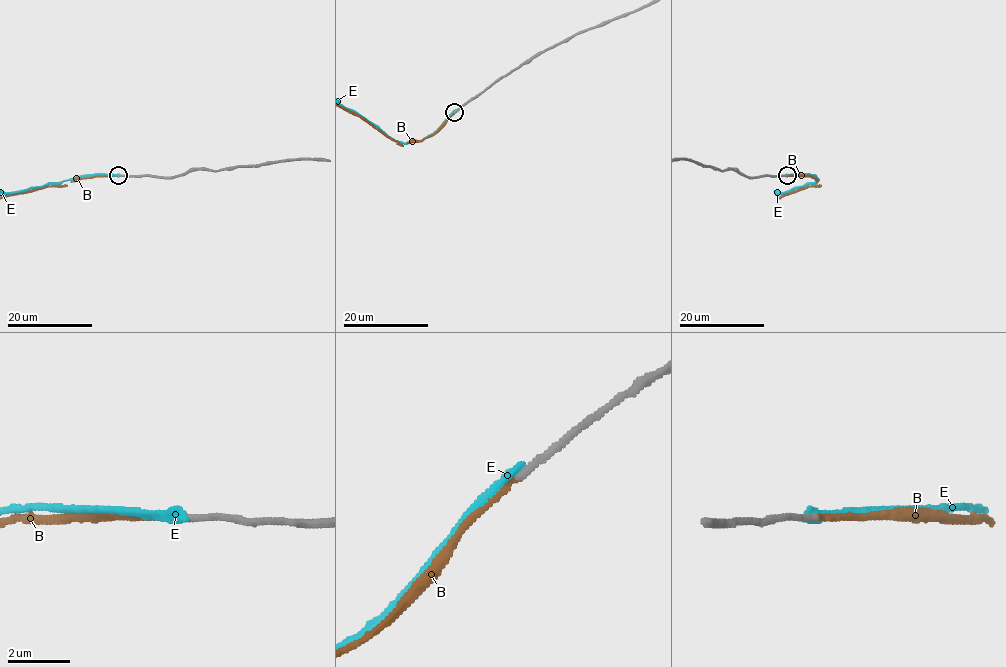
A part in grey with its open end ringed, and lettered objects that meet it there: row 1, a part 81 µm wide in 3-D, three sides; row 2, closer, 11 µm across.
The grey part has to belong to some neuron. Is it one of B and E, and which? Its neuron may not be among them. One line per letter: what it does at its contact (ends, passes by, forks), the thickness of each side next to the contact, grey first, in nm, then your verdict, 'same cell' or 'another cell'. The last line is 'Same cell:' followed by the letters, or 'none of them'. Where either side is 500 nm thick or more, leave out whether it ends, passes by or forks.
B: it ends | 240/170 nm | same cell
E: it ends | 240/280 nm | another cell
Same cell: B

